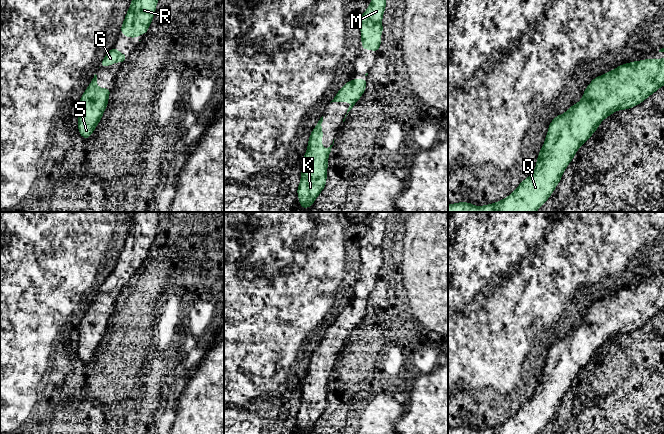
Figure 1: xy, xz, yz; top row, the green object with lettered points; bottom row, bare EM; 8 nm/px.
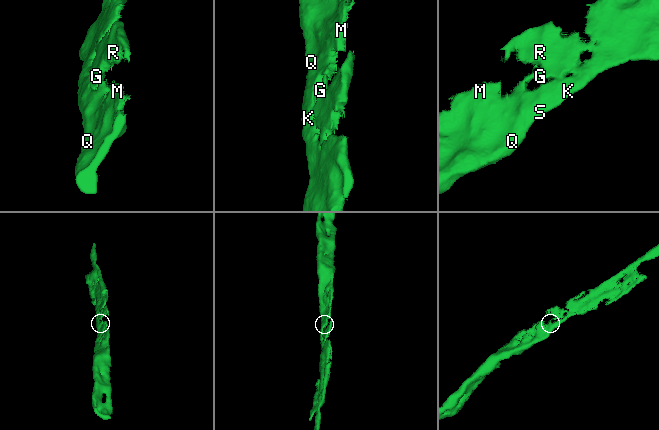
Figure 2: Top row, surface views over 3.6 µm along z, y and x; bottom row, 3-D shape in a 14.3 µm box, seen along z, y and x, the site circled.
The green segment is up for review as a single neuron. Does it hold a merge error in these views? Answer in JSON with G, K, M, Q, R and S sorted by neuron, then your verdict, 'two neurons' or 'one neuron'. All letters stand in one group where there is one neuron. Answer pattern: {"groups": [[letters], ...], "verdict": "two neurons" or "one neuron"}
{"groups": [["G", "K", "M", "Q", "R", "S"]], "verdict": "one neuron"}

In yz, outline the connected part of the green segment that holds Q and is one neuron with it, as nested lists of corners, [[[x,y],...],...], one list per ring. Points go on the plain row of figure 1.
[[[664,283],[636,284],[595,301],[586,311],[581,324],[549,348],[544,368],[538,377],[535,394],[506,422],[492,428],[475,430],[469,426],[448,428],[448,434],[538,434],[552,419],[564,394],[579,371],[591,362],[601,346],[617,334],[635,331],[664,310]]]

